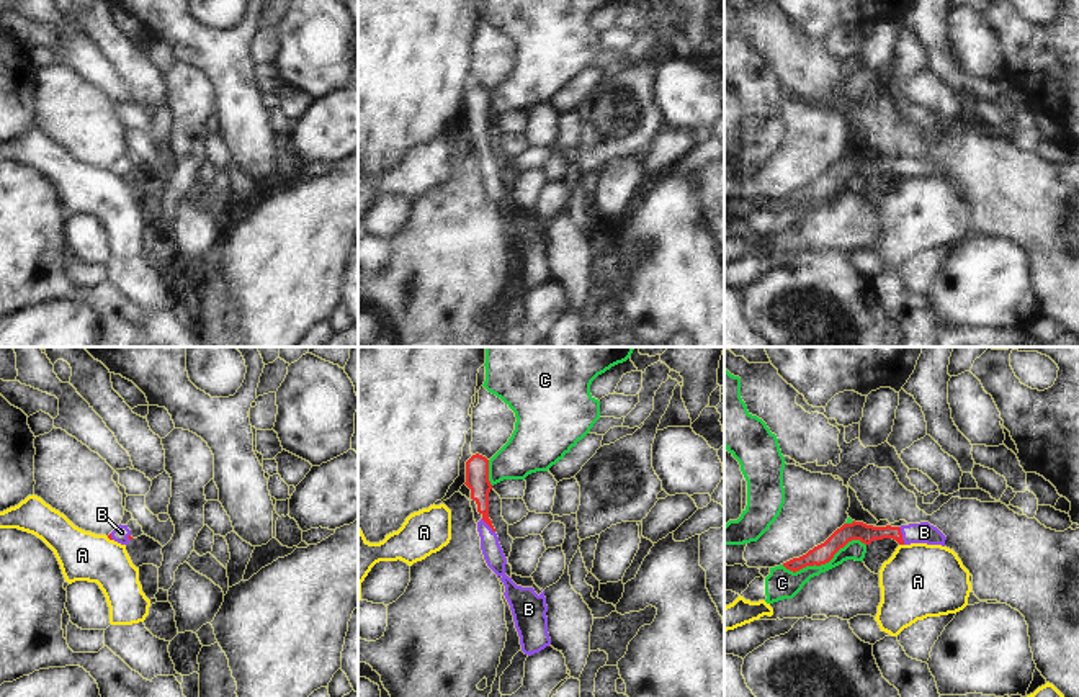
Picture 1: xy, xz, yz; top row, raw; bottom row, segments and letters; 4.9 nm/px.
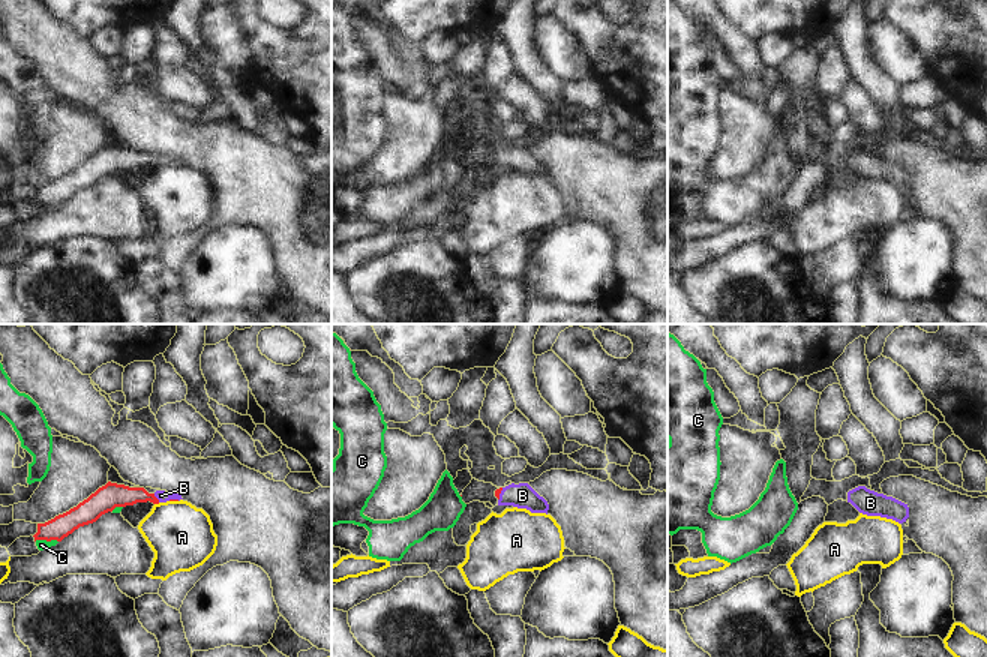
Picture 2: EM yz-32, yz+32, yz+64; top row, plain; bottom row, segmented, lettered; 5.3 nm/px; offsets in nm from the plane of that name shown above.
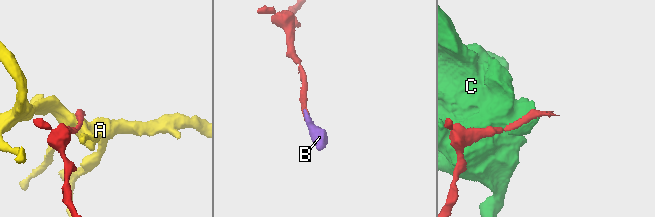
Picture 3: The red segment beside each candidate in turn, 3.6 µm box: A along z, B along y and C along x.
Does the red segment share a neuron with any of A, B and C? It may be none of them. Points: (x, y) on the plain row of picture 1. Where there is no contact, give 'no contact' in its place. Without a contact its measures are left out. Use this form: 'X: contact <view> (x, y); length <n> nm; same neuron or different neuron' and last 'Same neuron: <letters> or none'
A: contact yz (901, 177); length 30 nm; different neuron
B: contact yz (901, 169); length 90 nm; same neuron
C: contact yz (823, 197); length 420 nm; different neuron
Same neuron: B

